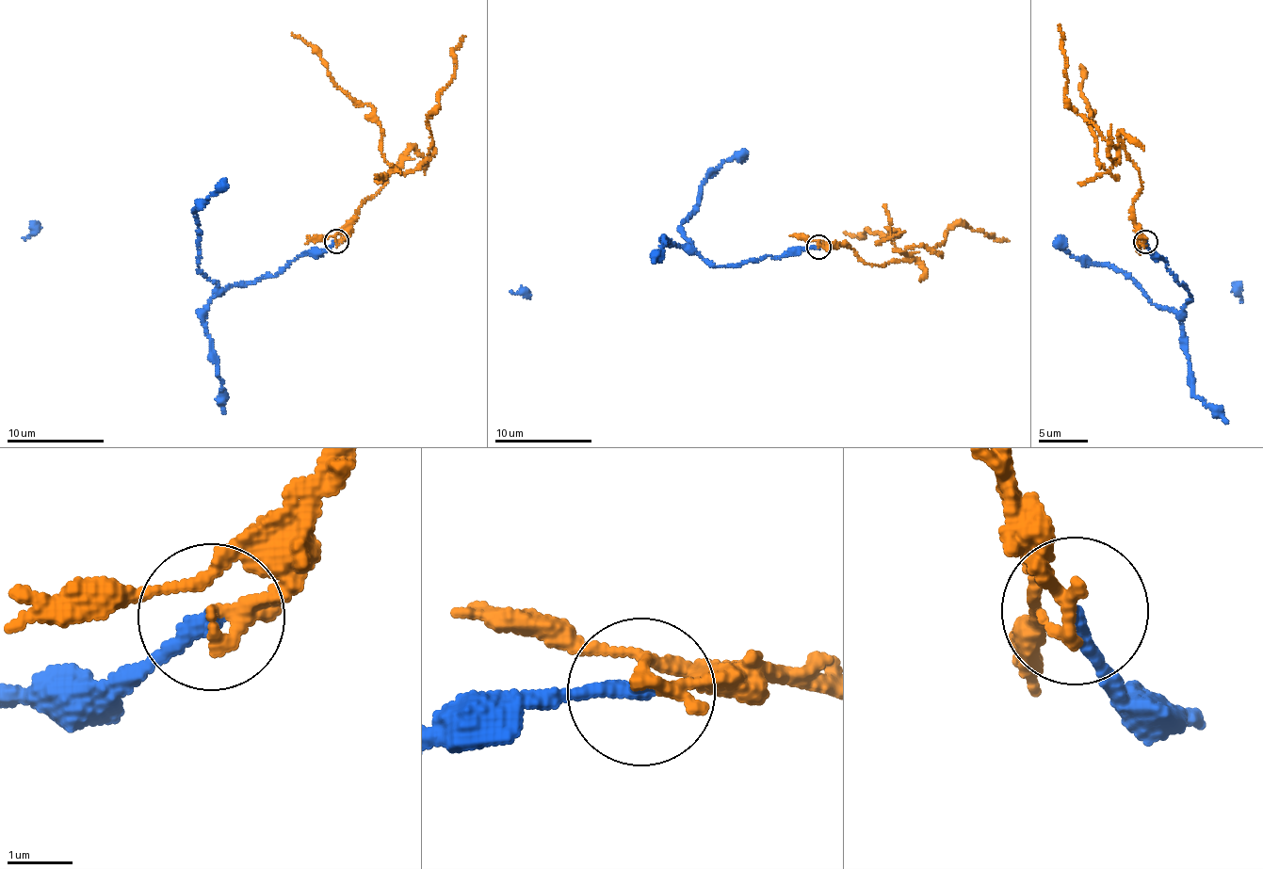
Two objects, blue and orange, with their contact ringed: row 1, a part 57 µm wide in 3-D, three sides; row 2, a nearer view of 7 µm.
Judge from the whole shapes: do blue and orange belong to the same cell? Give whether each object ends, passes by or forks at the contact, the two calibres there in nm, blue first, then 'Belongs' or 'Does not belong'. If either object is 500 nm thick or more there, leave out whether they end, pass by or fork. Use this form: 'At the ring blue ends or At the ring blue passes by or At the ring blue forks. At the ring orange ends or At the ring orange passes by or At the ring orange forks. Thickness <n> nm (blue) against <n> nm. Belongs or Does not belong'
At the ring blue ends. At the ring orange ends. Thickness 240 nm (blue) against 260 nm. Does not belong

